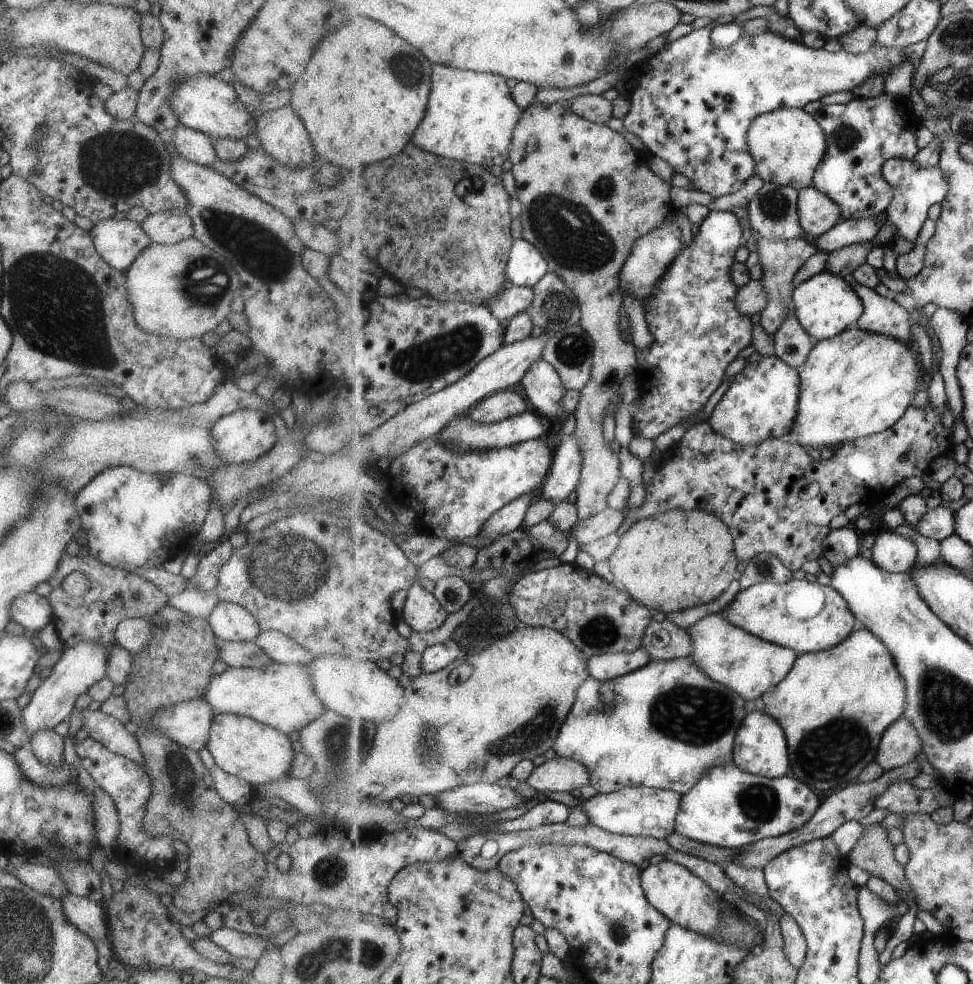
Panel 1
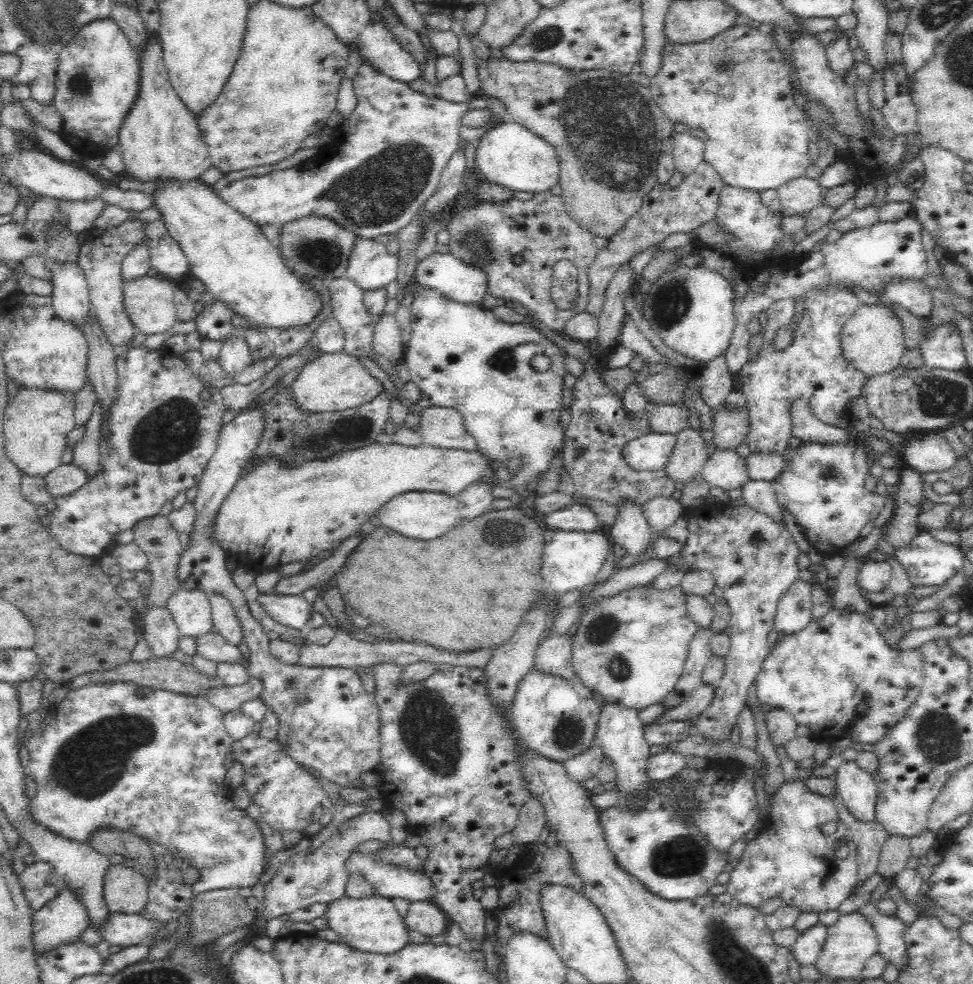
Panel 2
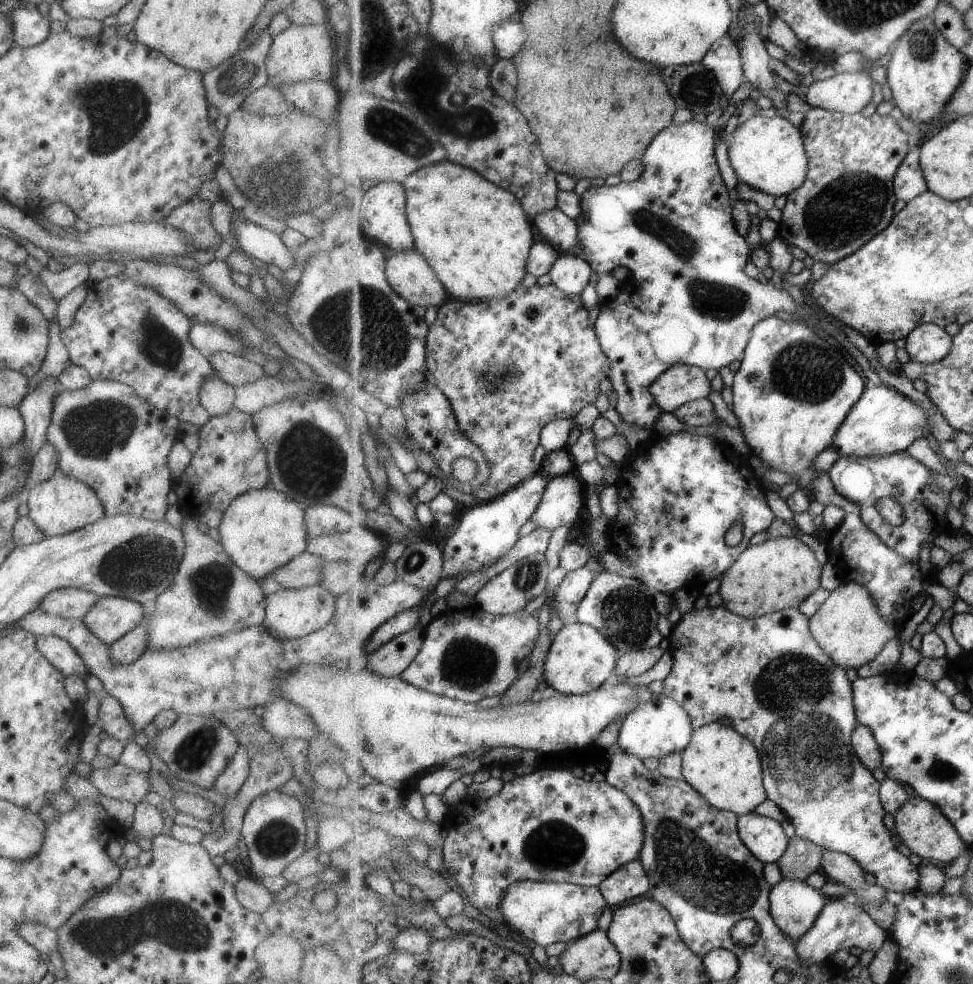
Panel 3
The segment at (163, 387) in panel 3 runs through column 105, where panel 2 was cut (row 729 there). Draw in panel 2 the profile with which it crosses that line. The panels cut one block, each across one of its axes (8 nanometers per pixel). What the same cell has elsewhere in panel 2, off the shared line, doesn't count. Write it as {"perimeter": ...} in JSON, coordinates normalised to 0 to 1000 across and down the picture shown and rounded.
{"perimeter":[[[272,408],[263,412],[257,410],[225,437],[220,461],[202,494],[199,508],[201,535],[195,543],[194,556],[187,559],[183,585],[187,600],[208,600],[214,606],[228,604],[238,612],[243,627],[248,631],[250,648],[255,652],[254,682],[258,689],[268,693],[269,701],[264,709],[284,726],[288,737],[284,750],[292,757],[292,764],[324,788],[331,788],[337,795],[356,801],[362,799],[362,795],[372,795],[372,787],[383,785],[391,776],[392,735],[383,704],[375,700],[362,678],[299,677],[284,672],[279,667],[277,648],[257,625],[251,602],[245,600],[234,585],[234,565],[217,546],[219,526],[226,511],[238,498],[267,451],[273,429],[271,411]]]}

